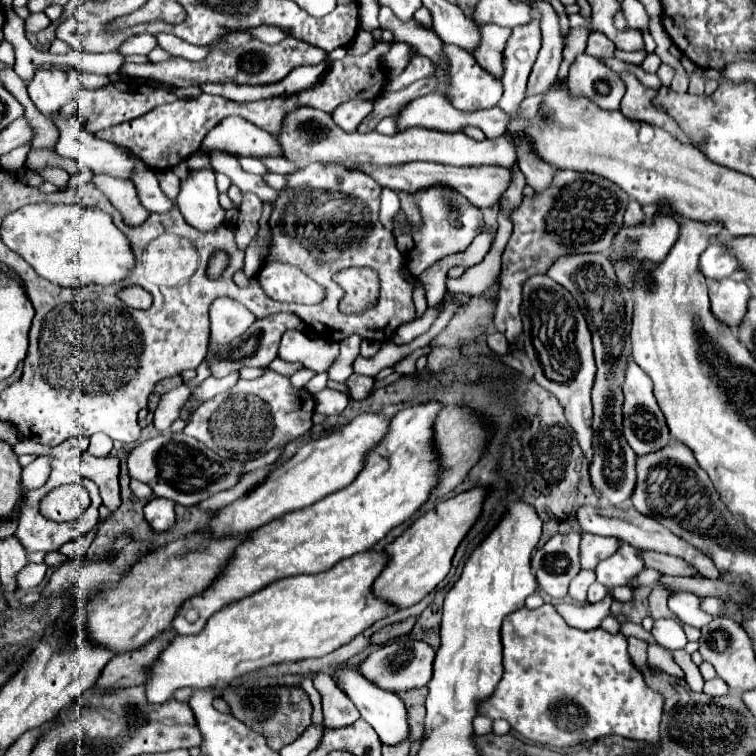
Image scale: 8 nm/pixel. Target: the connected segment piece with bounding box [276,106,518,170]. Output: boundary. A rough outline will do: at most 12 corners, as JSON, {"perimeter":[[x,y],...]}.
{"perimeter":[[296,108],[276,134],[298,170],[312,162],[504,166],[500,136],[406,128],[344,132],[316,108]]}

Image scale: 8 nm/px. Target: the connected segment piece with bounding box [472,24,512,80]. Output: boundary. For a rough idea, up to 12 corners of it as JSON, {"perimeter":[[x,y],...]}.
{"perimeter":[[482,26],[482,42],[472,52],[496,80],[502,78],[502,52],[510,28]]}

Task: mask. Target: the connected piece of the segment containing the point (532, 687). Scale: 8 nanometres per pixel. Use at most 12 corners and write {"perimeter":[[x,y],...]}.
{"perimeter":[[552,604],[504,618],[482,716],[530,742],[658,744],[626,636]]}

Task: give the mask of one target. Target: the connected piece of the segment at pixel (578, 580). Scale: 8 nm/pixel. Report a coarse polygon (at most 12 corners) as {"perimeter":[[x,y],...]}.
{"perimeter":[[582,570],[570,582],[570,598],[584,602],[588,586],[596,580],[592,570]]}

